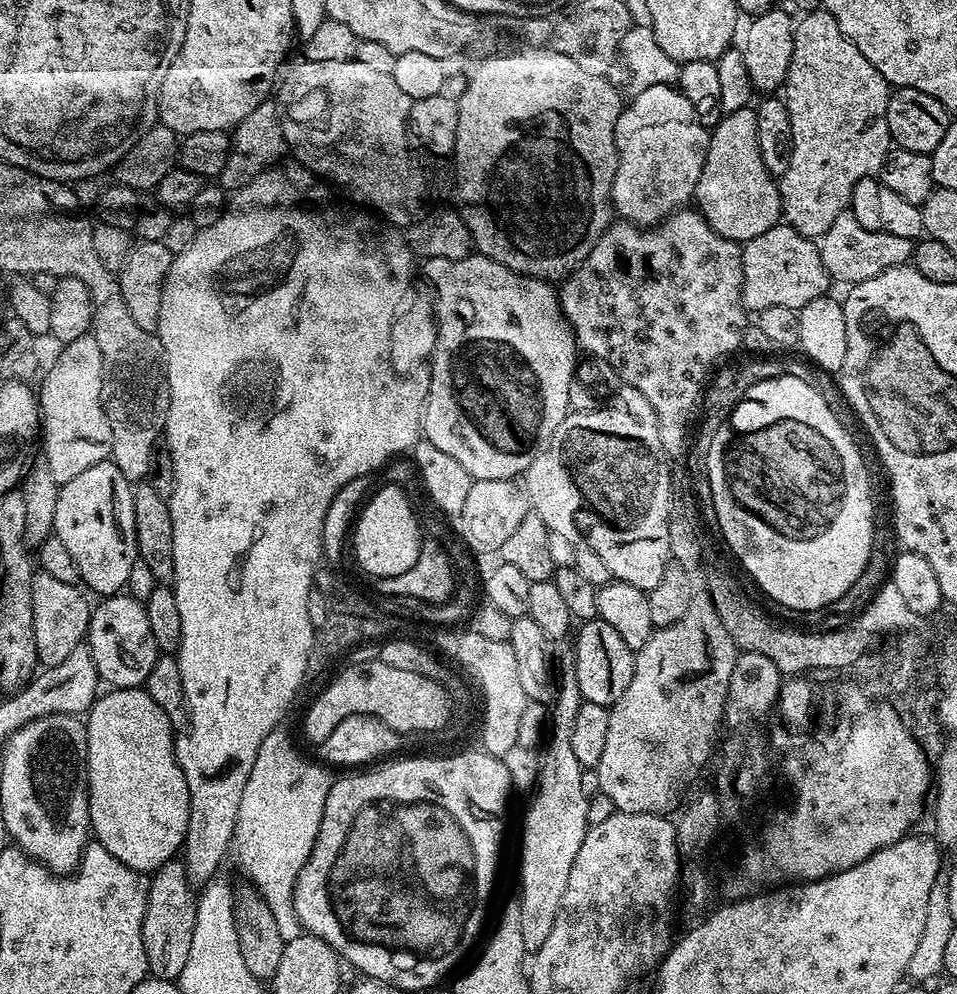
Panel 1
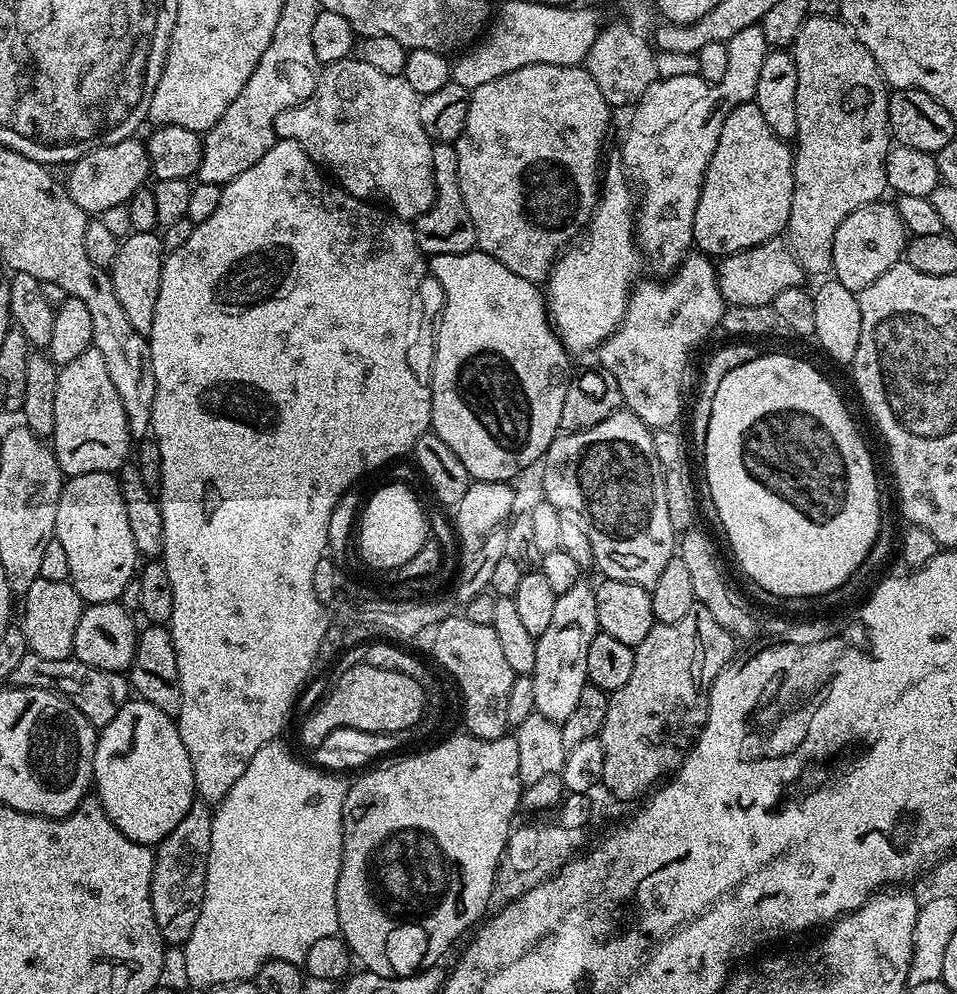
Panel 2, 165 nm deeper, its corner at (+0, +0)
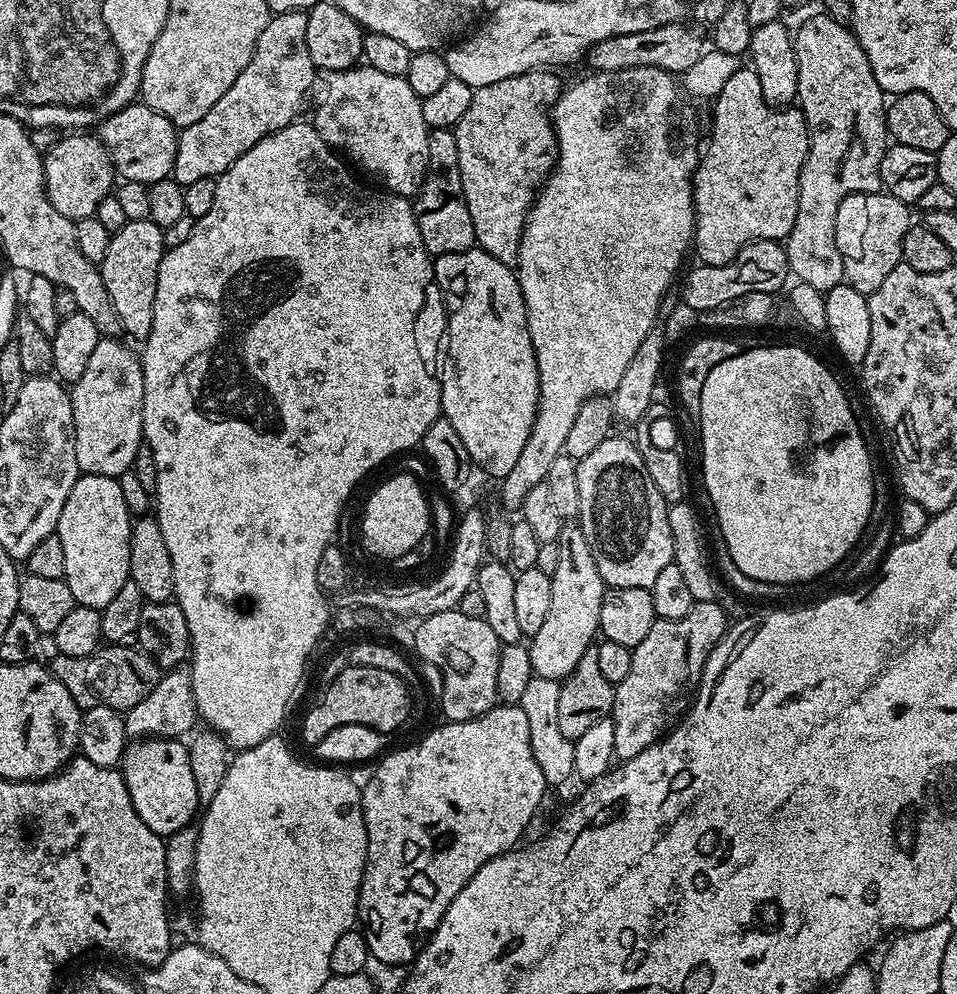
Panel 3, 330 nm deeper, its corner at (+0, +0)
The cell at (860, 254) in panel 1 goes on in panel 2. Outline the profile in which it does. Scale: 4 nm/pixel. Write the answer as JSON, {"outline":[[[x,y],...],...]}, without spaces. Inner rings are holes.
{"outline":[[[877,202],[867,204],[854,214],[850,214],[838,226],[838,234],[834,234],[834,250],[832,251],[831,275],[846,290],[859,293],[874,278],[882,278],[890,266],[901,263],[904,255],[904,245],[906,243],[906,229],[902,218],[897,214],[895,207],[891,203]]]}

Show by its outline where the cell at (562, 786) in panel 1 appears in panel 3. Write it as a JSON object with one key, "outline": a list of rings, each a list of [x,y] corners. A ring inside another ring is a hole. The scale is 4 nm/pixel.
{"outline":[[[565,523],[560,529],[558,543],[560,553],[558,566],[551,576],[550,611],[546,613],[538,634],[530,637],[528,653],[535,675],[562,682],[597,639],[600,630],[598,614],[602,611],[606,585],[598,574],[598,562],[594,562],[592,547],[590,542],[586,542],[586,534],[580,529],[579,523]]]}

